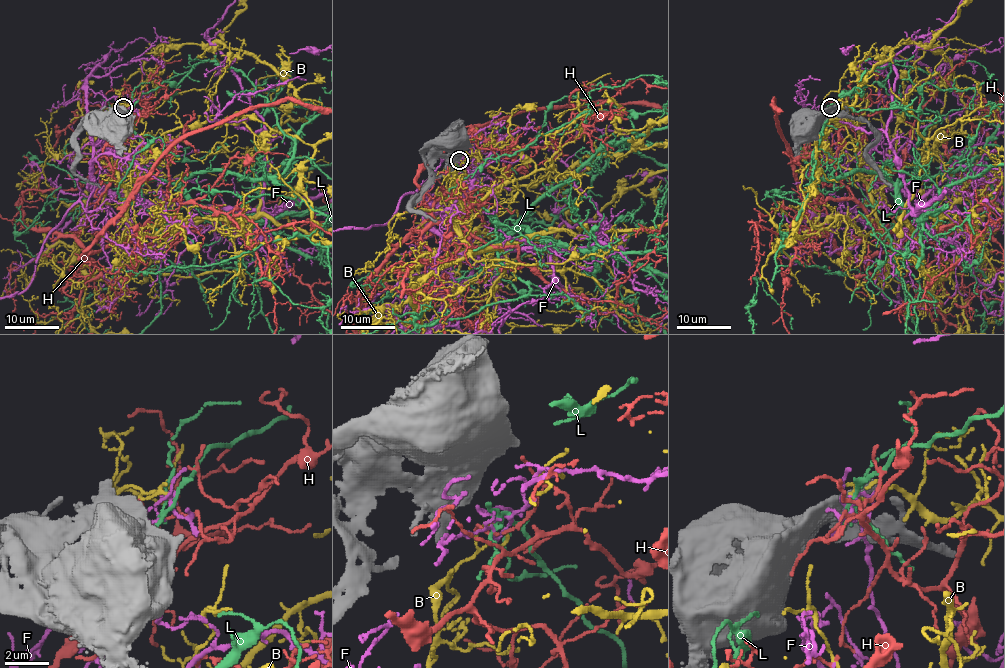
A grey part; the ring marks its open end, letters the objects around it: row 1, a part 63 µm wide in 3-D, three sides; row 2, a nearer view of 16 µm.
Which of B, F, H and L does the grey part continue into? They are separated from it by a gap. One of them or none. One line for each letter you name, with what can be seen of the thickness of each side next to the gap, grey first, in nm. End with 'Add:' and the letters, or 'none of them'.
Add: none of them

